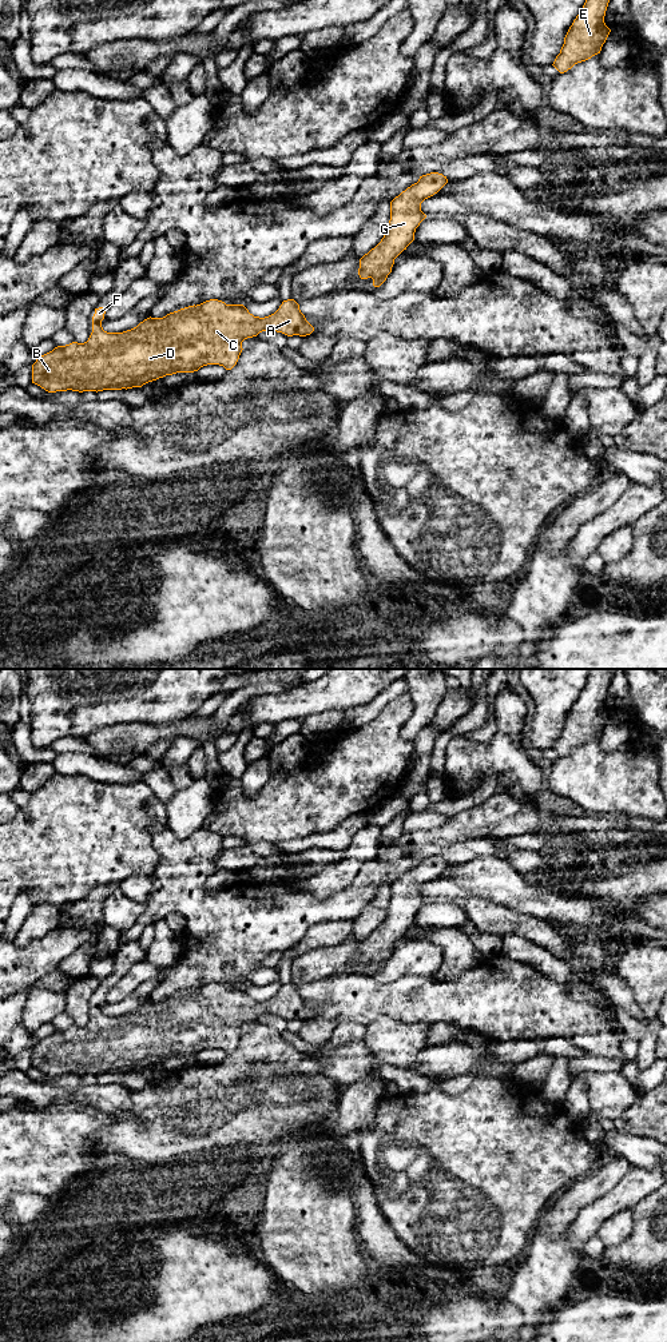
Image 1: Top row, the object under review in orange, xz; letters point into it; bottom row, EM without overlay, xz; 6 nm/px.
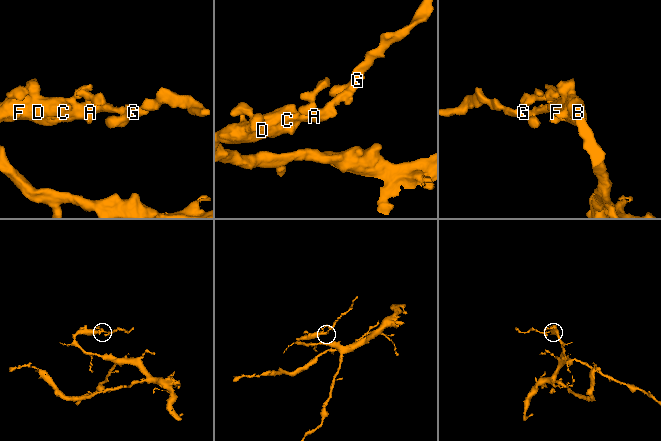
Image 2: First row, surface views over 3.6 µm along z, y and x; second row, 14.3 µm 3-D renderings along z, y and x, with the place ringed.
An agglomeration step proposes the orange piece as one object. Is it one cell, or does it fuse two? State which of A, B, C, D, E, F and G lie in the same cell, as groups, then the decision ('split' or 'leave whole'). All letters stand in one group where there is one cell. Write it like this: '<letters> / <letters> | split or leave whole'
A B C D E F G | leave whole

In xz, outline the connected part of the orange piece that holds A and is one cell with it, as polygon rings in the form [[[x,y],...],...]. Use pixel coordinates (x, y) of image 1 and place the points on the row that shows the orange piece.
[[[210,299],[170,312],[163,318],[147,318],[123,332],[107,332],[102,327],[106,310],[95,308],[92,332],[87,342],[57,346],[40,355],[32,365],[32,383],[48,393],[103,391],[142,387],[143,385],[176,373],[194,373],[207,365],[231,370],[242,353],[242,342],[262,331],[277,331],[287,337],[306,337],[314,327],[306,320],[294,299],[283,300],[279,308],[265,318],[254,316],[243,304],[226,304]]]

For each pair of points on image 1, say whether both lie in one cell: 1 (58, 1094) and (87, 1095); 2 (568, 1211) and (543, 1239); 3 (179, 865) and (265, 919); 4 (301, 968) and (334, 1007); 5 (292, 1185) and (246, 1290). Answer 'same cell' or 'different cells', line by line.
1: same cell
2: different cells
3: same cell
4: different cells
5: different cells

